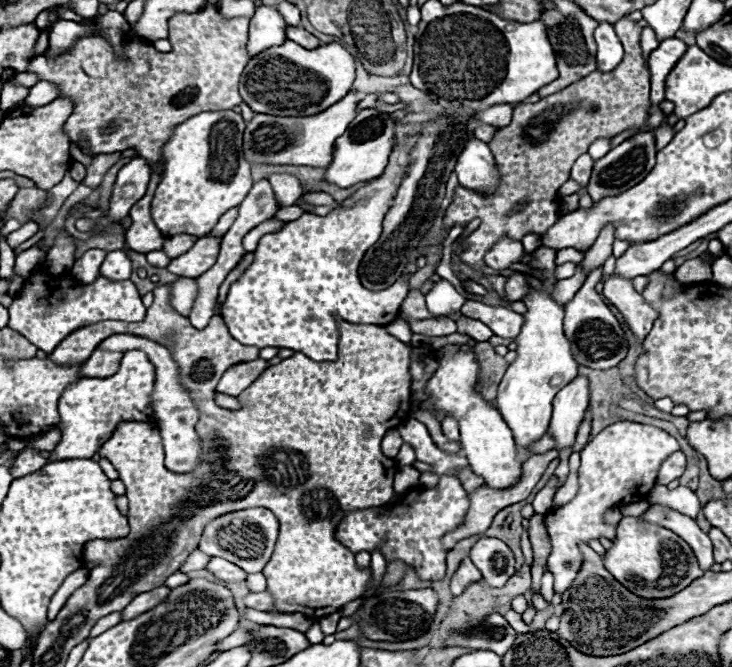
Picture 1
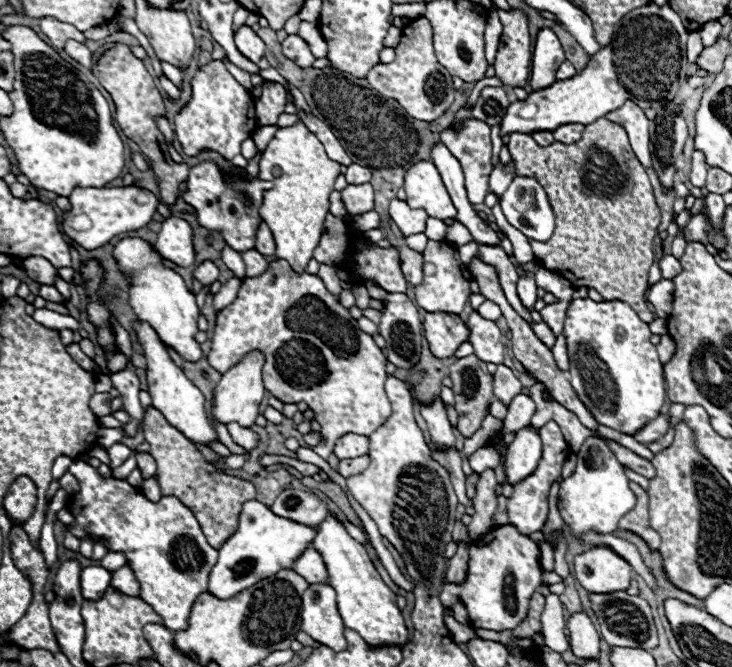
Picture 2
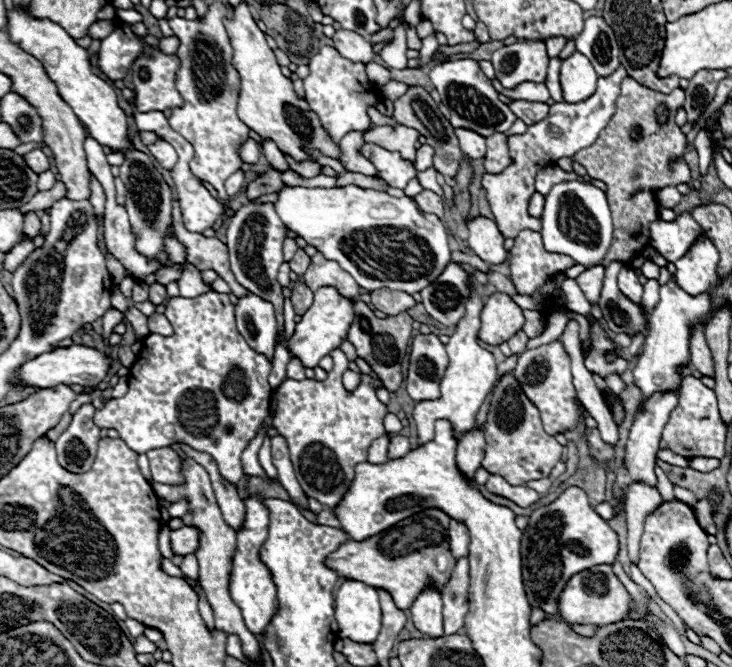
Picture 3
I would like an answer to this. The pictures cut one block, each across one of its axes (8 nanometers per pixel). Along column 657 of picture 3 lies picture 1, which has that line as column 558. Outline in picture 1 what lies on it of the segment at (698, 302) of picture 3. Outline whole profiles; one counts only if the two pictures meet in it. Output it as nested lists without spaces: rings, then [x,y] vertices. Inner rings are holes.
[[[530,288],[524,302],[528,310],[524,312],[524,326],[516,338],[516,360],[508,366],[496,396],[496,408],[508,422],[514,442],[518,450],[528,450],[532,442],[538,442],[550,424],[552,416],[552,400],[554,396],[572,382],[574,374],[578,374],[578,362],[570,354],[570,342],[564,336],[562,330],[562,318],[564,318],[564,306],[556,304],[550,296],[550,288],[544,288],[542,292]]]

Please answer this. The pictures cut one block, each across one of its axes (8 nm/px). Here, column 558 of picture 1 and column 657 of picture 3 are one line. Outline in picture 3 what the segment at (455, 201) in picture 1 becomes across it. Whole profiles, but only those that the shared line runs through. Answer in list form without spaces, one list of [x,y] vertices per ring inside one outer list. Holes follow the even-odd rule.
[[[626,76],[622,80],[620,98],[616,100],[616,114],[600,132],[600,138],[592,146],[574,154],[574,160],[586,168],[588,176],[606,184],[606,196],[614,218],[614,240],[604,258],[604,266],[612,260],[628,264],[648,244],[648,224],[644,222],[658,220],[658,202],[652,188],[690,182],[690,170],[686,164],[670,166],[670,158],[682,156],[686,148],[686,136],[674,122],[682,104],[684,90],[662,94]]]

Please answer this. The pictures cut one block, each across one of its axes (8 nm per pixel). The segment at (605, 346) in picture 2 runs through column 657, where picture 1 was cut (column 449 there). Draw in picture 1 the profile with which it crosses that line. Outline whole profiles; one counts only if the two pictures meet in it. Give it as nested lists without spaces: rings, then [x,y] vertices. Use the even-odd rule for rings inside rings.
[[[458,348],[454,352],[438,356],[434,350],[432,356],[438,362],[436,372],[426,382],[426,402],[438,412],[448,418],[456,418],[460,426],[460,444],[462,452],[468,458],[470,468],[480,474],[488,486],[492,488],[508,488],[520,476],[522,458],[514,444],[514,436],[504,422],[502,414],[476,390],[480,364],[472,348]]]

